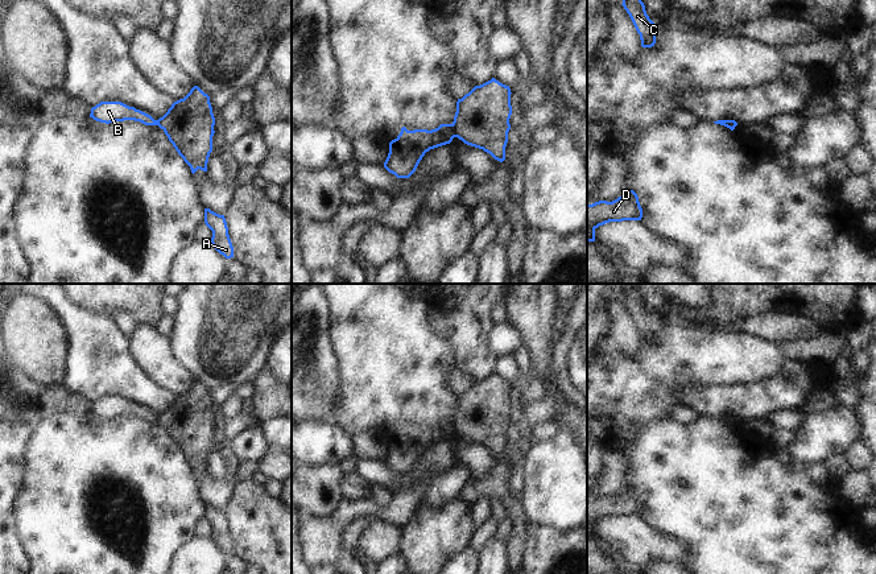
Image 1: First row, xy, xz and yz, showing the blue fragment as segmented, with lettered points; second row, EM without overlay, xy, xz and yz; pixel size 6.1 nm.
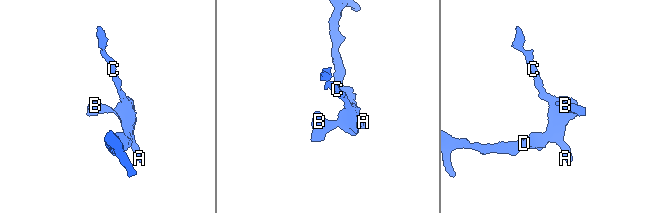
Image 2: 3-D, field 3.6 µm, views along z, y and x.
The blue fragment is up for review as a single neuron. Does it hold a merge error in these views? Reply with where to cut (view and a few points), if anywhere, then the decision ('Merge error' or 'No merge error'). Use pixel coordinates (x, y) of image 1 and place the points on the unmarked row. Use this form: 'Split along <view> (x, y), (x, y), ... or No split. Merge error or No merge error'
Split along xz (451, 420), (451, 428), (455, 432). Merge error.

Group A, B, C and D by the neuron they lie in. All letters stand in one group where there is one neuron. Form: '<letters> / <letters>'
A C D / B

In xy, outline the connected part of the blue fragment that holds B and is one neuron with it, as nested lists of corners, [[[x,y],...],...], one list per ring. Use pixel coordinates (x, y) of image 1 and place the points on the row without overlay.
[[[100,397],[91,404],[90,413],[106,420],[113,417],[135,416],[145,421],[157,421],[157,416],[154,416],[150,410],[121,397]]]

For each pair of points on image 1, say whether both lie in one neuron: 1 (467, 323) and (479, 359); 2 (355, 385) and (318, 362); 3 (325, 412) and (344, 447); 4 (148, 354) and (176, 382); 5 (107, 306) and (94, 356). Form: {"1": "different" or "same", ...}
{"1": "same", "2": "different", "3": "different", "4": "same", "5": "different"}

